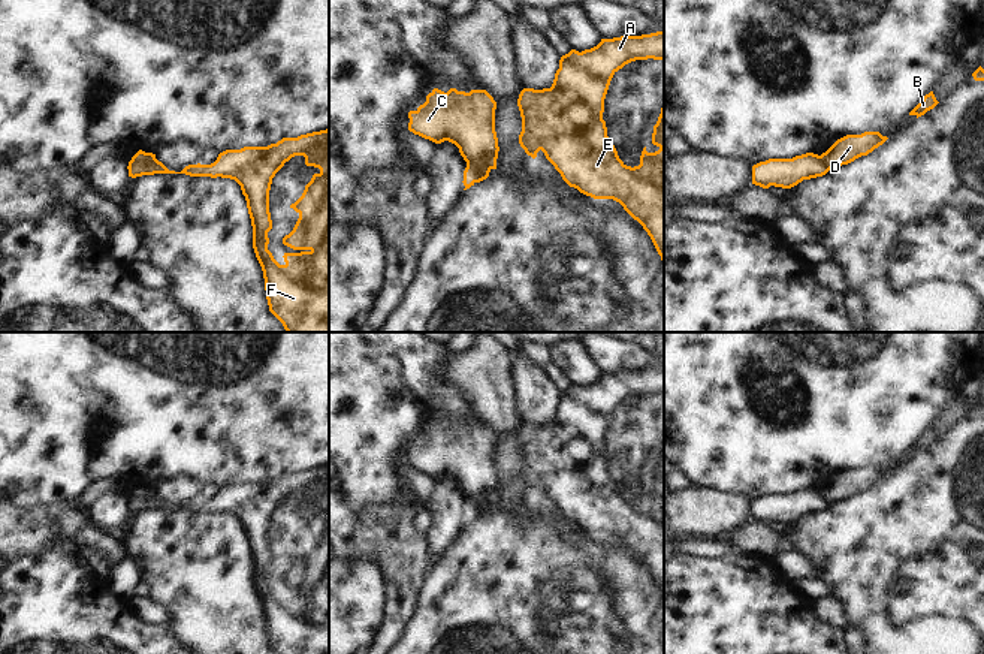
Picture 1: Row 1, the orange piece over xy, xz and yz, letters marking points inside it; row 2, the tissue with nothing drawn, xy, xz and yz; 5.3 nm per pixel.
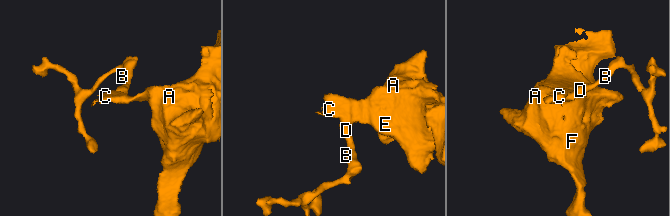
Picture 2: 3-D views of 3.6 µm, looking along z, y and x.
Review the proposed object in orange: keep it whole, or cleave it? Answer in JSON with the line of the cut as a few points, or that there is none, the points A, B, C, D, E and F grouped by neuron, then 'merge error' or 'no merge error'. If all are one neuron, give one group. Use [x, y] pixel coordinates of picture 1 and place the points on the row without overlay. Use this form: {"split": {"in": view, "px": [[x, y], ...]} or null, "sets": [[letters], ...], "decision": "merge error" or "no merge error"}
{"split": {"in": "xz", "px": [[467, 496], [482, 494], [491, 503]]}, "sets": [["A", "C", "E", "F"], ["B", "D"]], "decision": "merge error"}

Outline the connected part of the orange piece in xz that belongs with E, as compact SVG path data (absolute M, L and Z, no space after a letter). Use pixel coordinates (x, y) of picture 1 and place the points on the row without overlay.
M664 365L642 371L601 374L597 382L582 388L571 385L561 392L550 424L520 427L517 434L522 452L519 479L532 494L541 485L570 522L594 534L619 537L651 572L664 606L664 441L652 468L652 479L659 485L648 488L645 482L640 500L634 503L619 494L603 455L604 434L613 410L631 397L648 394L664 397Z

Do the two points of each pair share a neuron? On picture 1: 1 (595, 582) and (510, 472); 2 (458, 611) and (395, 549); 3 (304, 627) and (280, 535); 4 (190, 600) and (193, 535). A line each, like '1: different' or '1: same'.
1: different
2: different
3: same
4: same

